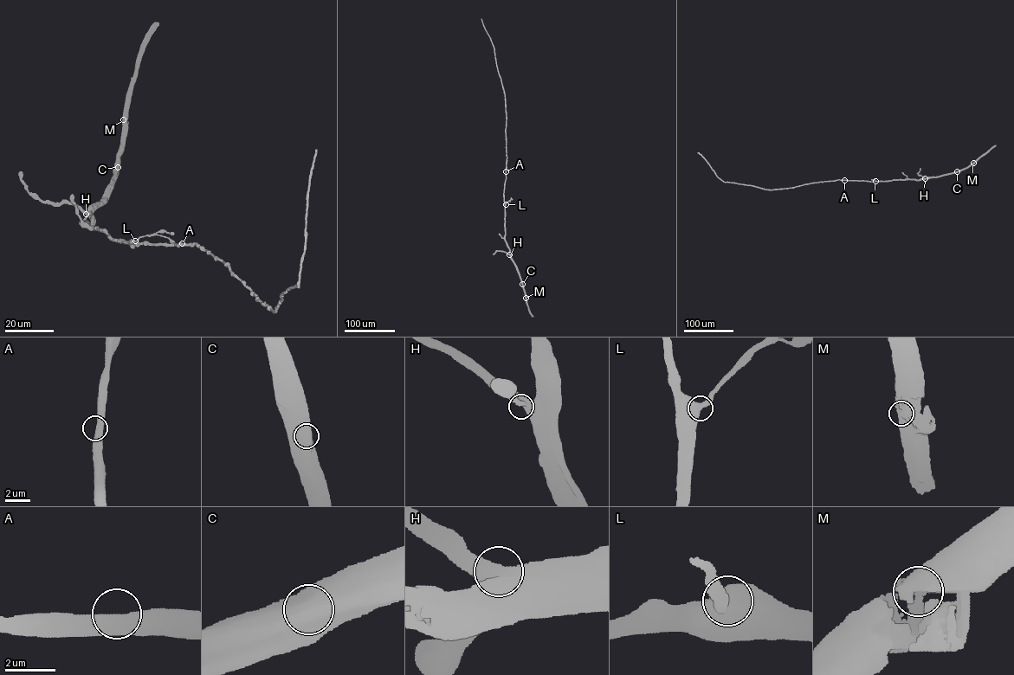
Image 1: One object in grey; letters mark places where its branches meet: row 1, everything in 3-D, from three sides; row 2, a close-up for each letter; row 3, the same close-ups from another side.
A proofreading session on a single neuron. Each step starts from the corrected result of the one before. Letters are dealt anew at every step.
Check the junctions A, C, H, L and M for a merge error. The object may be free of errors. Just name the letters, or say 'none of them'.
none of them

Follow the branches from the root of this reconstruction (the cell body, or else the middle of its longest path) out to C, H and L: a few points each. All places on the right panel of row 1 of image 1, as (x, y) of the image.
C: (844, 180), (919, 180), (957, 171)
H: (844, 180), (925, 178)
L: (844, 180), (875, 181)

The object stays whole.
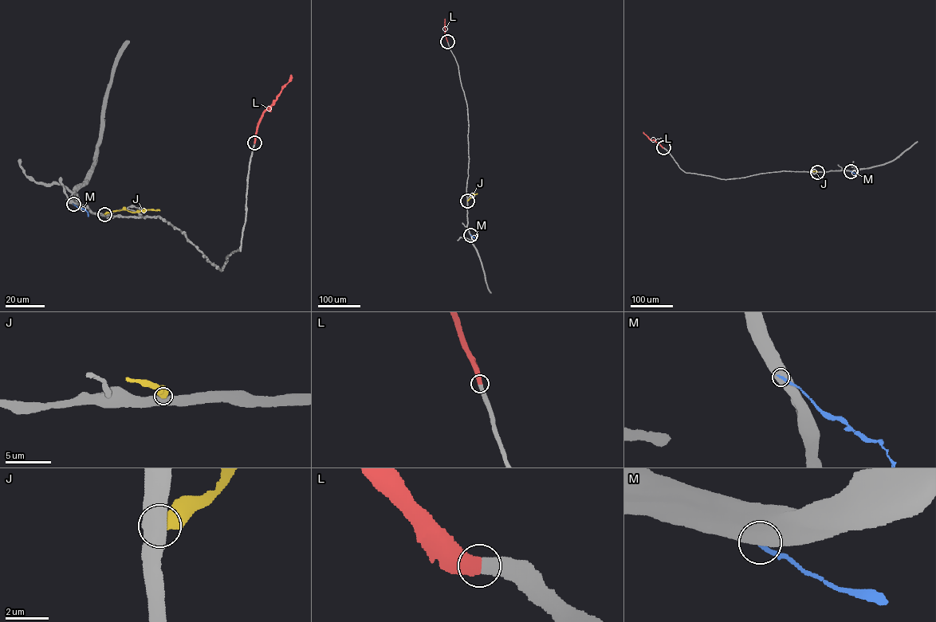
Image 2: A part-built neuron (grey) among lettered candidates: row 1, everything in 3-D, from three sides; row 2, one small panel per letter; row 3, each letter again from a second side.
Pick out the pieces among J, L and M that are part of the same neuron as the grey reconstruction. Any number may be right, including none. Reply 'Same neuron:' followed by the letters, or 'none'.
Same neuron: L

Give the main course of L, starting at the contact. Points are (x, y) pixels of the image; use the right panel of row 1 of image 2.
L: (663, 147), (643, 132)

